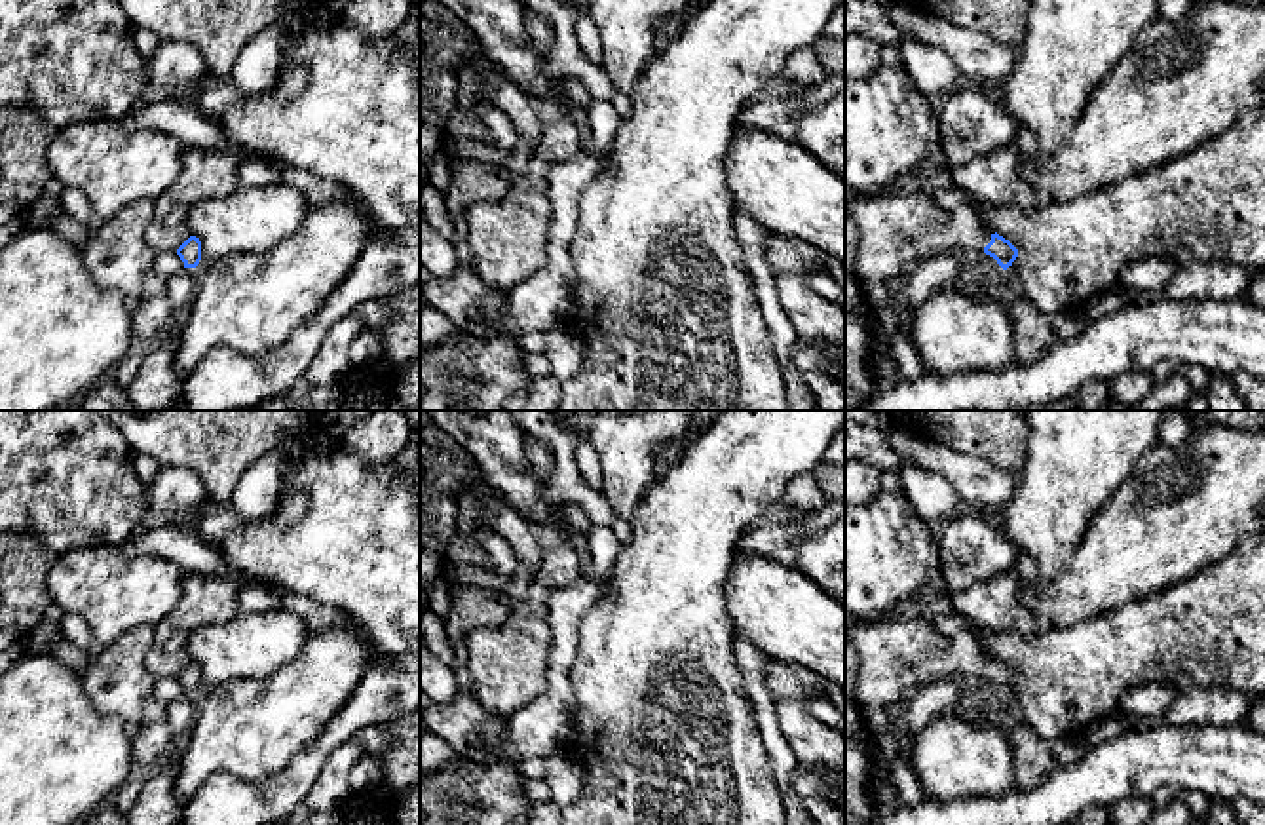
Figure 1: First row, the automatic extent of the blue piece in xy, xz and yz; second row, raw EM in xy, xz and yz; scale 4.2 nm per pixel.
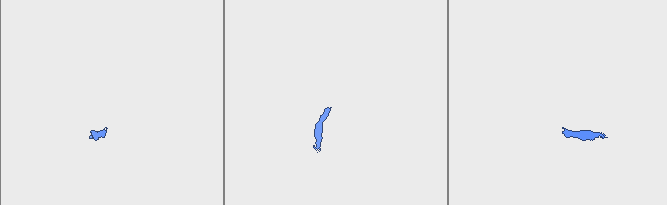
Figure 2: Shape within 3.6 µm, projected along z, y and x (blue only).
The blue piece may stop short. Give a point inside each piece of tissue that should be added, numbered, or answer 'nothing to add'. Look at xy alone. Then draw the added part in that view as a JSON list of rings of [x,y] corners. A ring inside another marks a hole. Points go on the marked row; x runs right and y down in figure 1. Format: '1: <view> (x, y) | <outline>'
nothing to add

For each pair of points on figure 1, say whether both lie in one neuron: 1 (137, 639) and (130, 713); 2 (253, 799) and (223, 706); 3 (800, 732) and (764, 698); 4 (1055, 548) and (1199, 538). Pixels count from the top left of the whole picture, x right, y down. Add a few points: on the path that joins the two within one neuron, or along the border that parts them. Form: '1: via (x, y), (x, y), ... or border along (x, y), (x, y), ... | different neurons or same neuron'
1: via (130, 658), (130, 694) | same neuron
2: border along (287, 761), (263, 780), (213, 772), (204, 784) | different neurons
3: border along (774, 700), (777, 727), (792, 751) | different neurons
4: border along (1100, 508), (1068, 563), (1057, 575), (1045, 578) | different neurons

